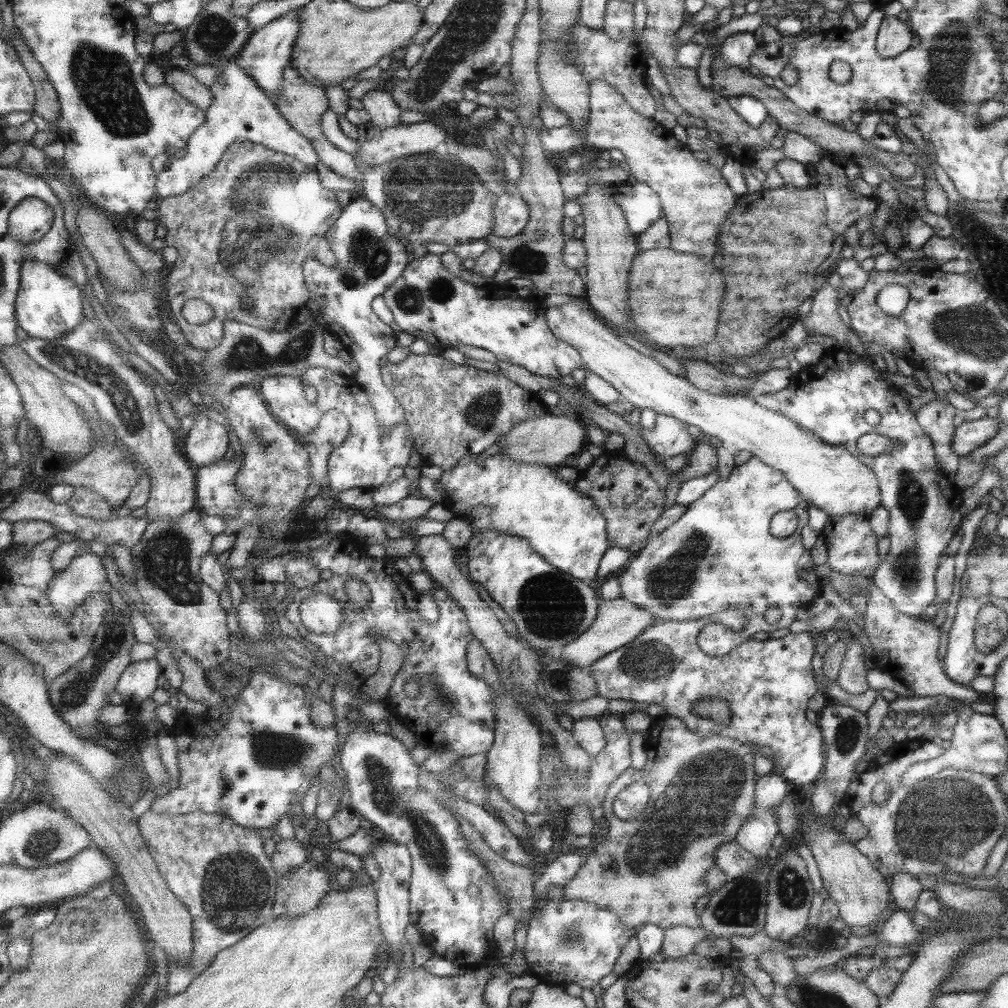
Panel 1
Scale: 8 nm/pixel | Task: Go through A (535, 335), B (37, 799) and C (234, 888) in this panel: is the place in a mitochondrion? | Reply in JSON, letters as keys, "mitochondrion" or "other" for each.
{"A":"other","B":"other","C":"mitochondrion"}

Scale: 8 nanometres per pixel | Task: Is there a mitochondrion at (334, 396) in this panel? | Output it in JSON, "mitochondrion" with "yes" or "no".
{"mitochondrion":"no"}

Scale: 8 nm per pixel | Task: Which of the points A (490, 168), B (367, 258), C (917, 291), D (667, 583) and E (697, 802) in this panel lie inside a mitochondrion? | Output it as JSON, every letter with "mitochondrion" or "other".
{"A":"mitochondrion","B":"mitochondrion","C":"other","D":"mitochondrion","E":"mitochondrion"}

